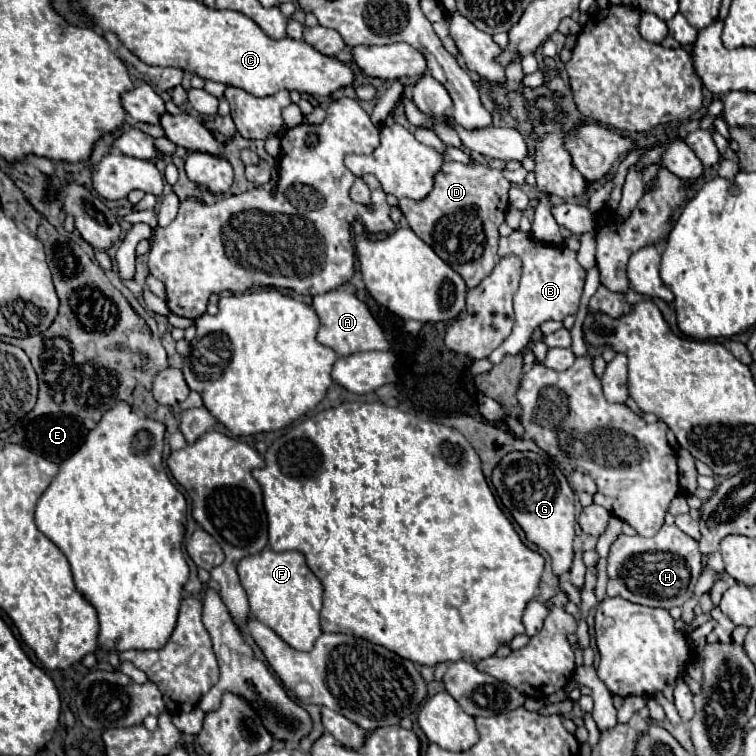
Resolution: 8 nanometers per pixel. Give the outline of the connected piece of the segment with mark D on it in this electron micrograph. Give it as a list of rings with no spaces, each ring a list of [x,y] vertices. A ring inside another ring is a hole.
[[[445,161],[441,171],[433,177],[431,193],[421,201],[399,199],[399,209],[403,211],[409,227],[429,247],[433,247],[447,265],[461,273],[467,287],[477,287],[499,263],[497,227],[503,223],[509,207],[509,187],[511,183],[505,179],[503,171],[489,169],[479,163],[461,165]]]

